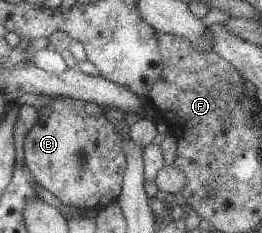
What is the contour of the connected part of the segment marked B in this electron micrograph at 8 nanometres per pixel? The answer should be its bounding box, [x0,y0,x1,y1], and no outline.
[23,95,127,211]

